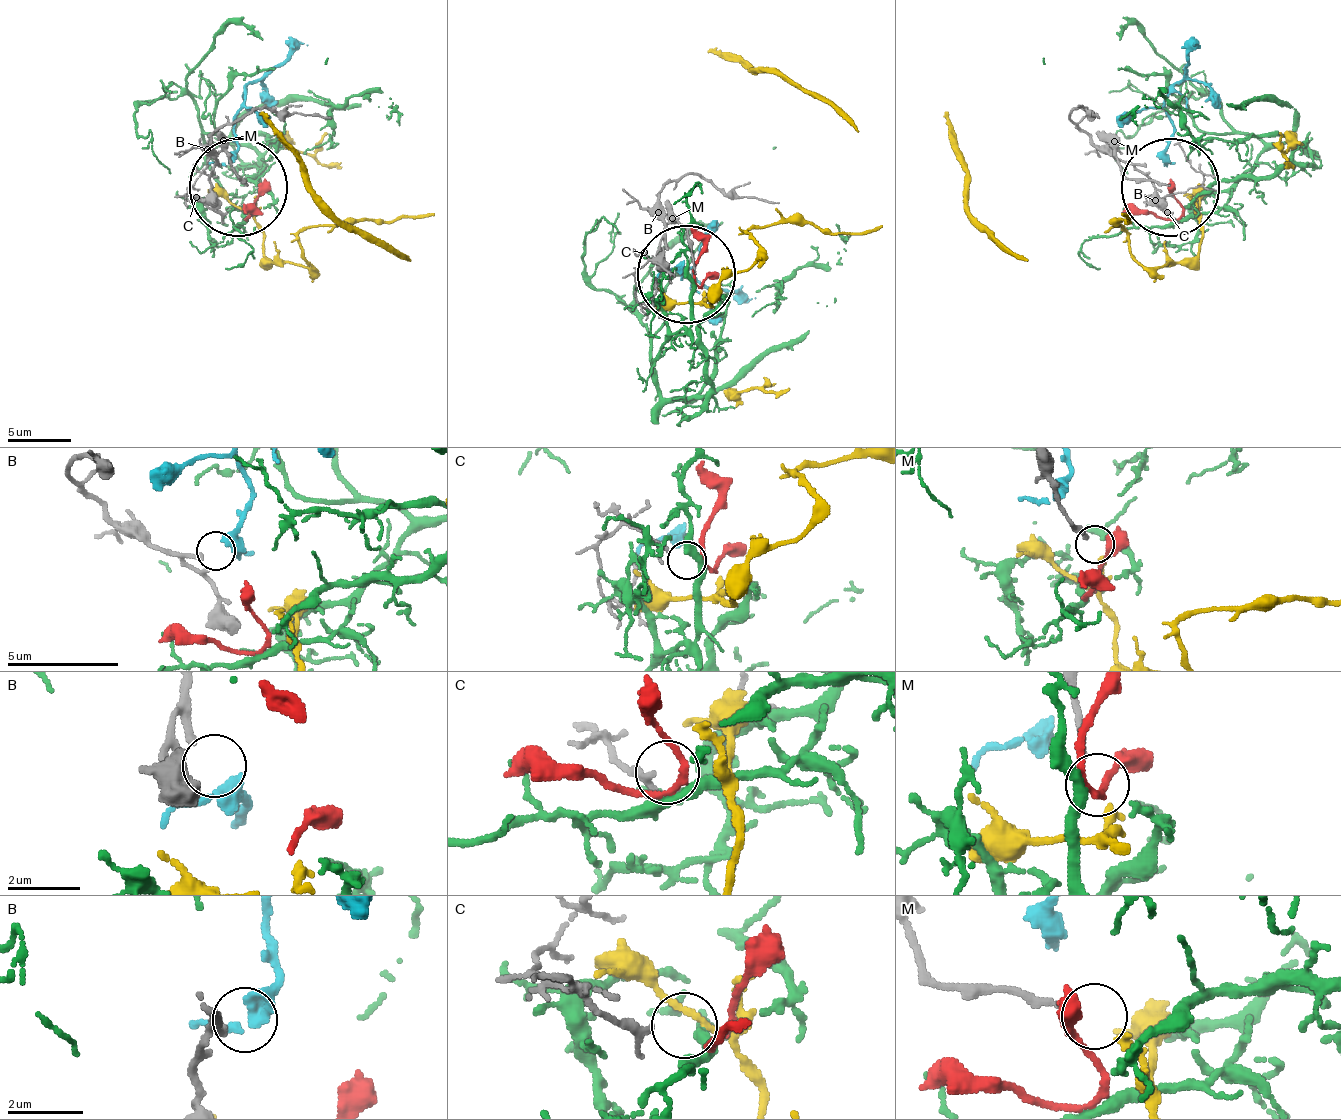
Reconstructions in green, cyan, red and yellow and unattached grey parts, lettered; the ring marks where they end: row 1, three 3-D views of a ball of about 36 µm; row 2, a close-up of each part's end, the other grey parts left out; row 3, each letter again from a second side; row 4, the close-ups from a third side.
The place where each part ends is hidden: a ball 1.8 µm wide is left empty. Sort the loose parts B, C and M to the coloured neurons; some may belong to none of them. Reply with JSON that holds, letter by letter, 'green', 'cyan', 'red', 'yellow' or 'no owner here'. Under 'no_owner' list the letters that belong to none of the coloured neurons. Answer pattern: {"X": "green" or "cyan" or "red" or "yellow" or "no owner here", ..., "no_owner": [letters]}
{"B": "cyan", "C": "no owner here", "M": "yellow", "no_owner": ["C"]}

